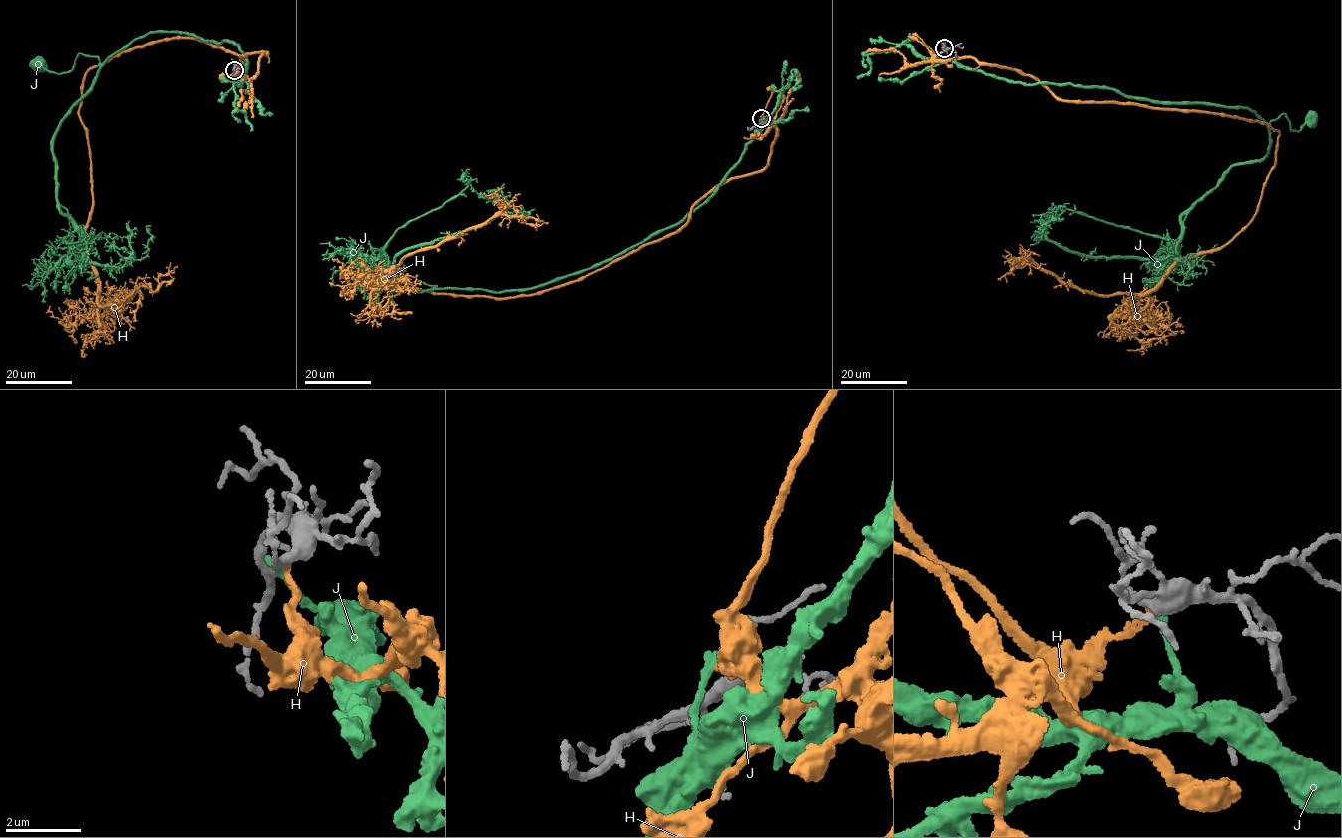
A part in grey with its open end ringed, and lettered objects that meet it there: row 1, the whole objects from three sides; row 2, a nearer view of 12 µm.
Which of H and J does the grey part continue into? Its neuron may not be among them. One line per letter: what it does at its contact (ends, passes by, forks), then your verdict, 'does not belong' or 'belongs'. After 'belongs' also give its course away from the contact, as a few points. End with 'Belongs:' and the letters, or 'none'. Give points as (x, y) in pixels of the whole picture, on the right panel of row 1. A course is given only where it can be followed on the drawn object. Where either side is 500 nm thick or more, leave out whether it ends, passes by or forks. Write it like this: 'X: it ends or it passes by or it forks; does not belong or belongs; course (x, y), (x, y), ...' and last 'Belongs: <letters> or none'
H: it ends; does not belong
J: it ends; does not belong
Belongs: none

